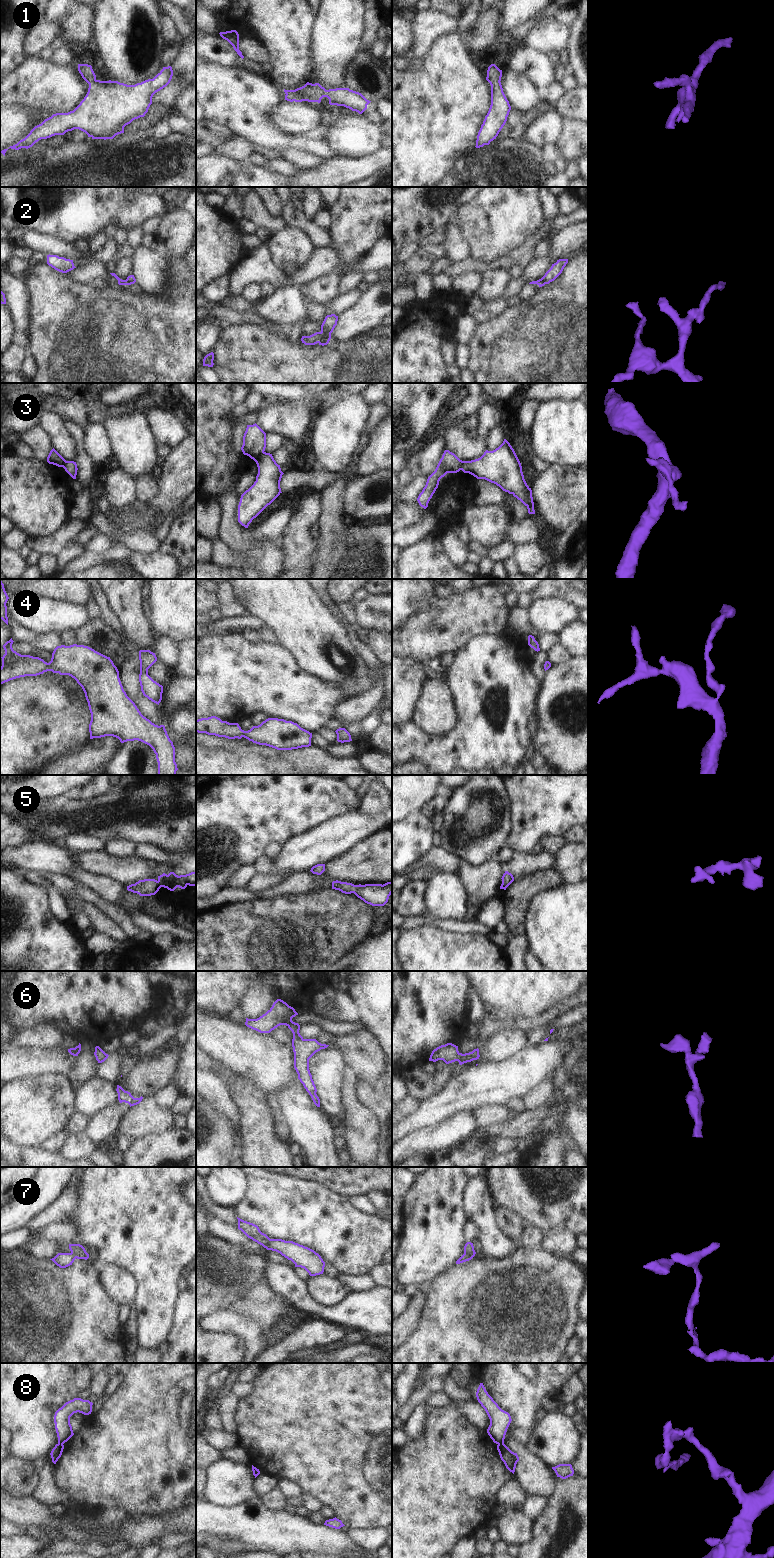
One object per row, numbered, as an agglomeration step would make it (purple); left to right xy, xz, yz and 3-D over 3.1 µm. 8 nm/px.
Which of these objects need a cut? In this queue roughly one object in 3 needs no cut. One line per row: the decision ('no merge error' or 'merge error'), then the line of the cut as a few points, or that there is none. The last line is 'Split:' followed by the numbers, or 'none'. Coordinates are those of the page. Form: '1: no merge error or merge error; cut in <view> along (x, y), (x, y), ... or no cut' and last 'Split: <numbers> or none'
1: no merge error; no cut
2: merge error; cut in xz along (321, 332), (321, 339), (318, 342)
3: merge error; cut in xz along (264, 452), (255, 461)
4: no merge error; no cut
5: no merge error; no cut
6: no merge error; no cut
7: merge error; cut in xz along (270, 1239), (269, 1245), (266, 1248)
8: merge error; cut in yz along (503, 1442), (498, 1444)
Split: 2, 3, 7, 8

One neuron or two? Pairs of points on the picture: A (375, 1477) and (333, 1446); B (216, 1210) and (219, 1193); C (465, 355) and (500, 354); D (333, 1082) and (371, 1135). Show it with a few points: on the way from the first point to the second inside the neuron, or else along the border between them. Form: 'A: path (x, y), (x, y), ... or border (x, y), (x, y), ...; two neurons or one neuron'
A: path (365, 1467), (343, 1446); one neuron
B: border (206, 1187), (208, 1196), (215, 1203), (233, 1208); two neurons
C: border (468, 346), (470, 359), (466, 367); two neurons
D: border (348, 1073), (343, 1089), (344, 1116), (341, 1119); two neurons

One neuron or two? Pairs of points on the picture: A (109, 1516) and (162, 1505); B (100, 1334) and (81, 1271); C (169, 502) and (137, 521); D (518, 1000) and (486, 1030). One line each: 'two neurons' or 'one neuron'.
A: two neurons
B: one neuron
C: one neuron
D: two neurons

